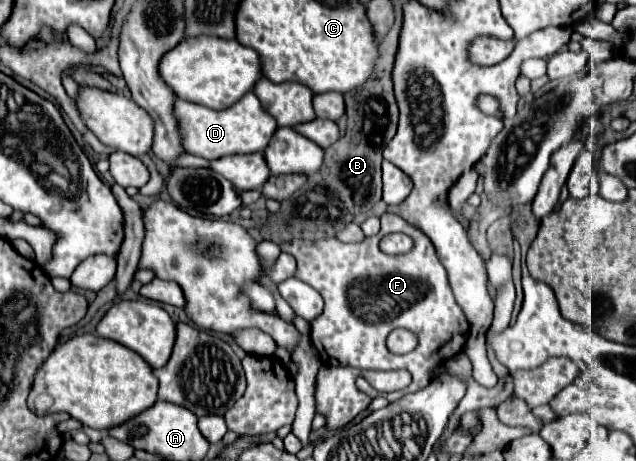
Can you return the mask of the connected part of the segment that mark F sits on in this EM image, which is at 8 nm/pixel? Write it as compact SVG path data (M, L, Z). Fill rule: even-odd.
M384 213L381 216L380 233L366 237L362 243L342 243L338 239L292 239L280 243L280 251L292 253L296 257L298 273L294 273L294 277L320 291L324 299L322 315L318 315L318 321L310 321L310 339L314 345L322 345L328 357L334 357L340 365L380 371L404 369L412 375L412 383L406 389L394 393L380 393L364 379L356 381L356 387L372 399L386 397L388 401L396 401L404 393L426 387L432 379L432 369L462 351L470 333L470 325L454 301L446 271L436 257L434 245L422 231L418 231L408 221L402 221L394 213L388 215L388 221ZM388 233L410 235L414 241L410 253L386 255L378 243ZM398 327L414 331L418 337L416 349L406 355L394 355L386 347L388 333Z

